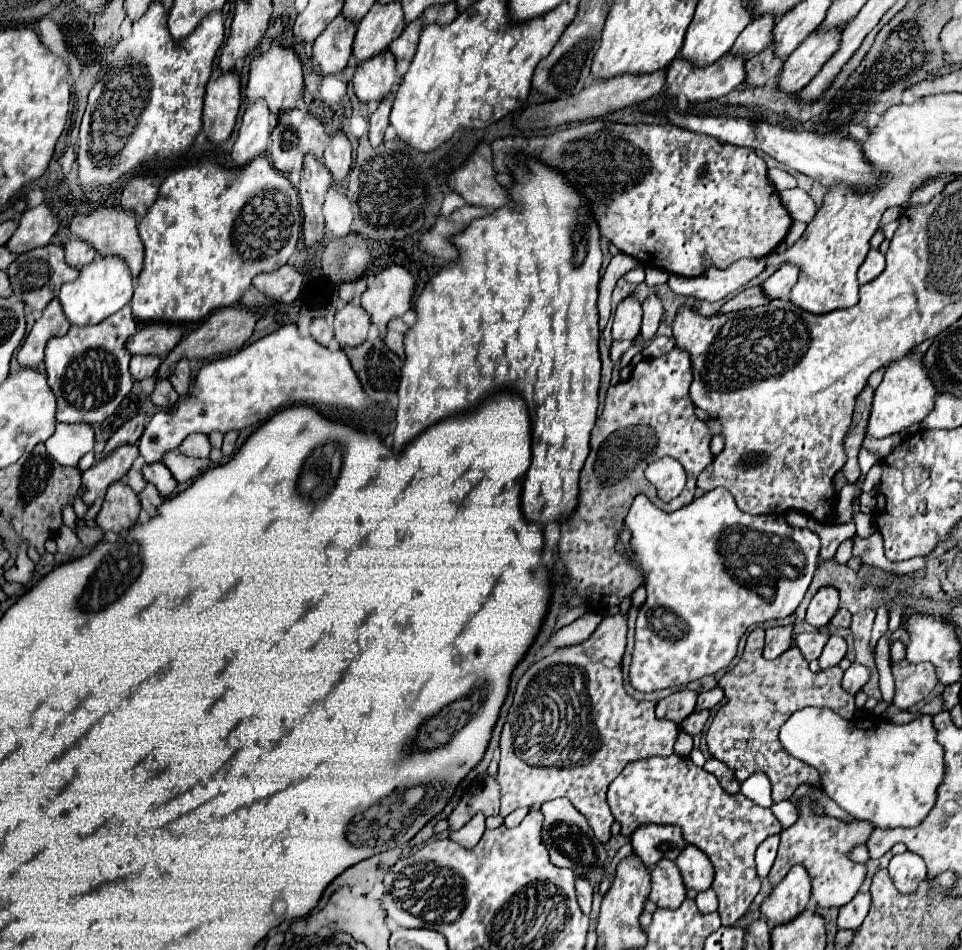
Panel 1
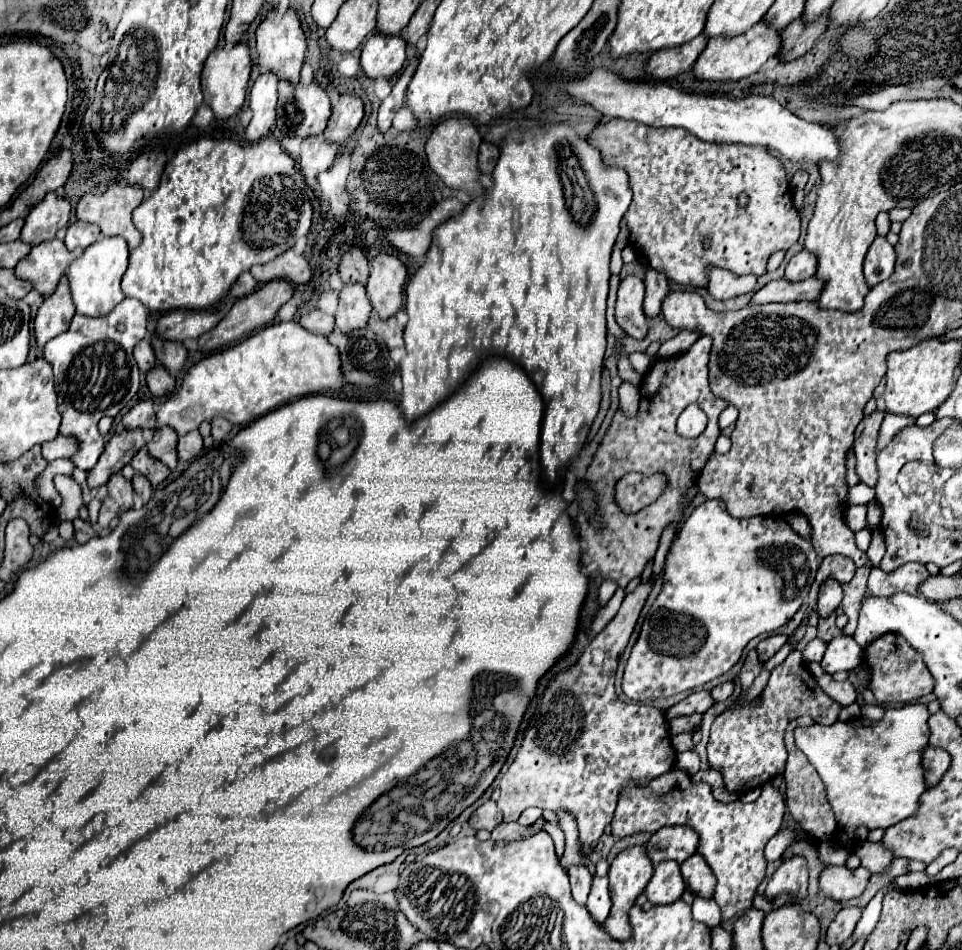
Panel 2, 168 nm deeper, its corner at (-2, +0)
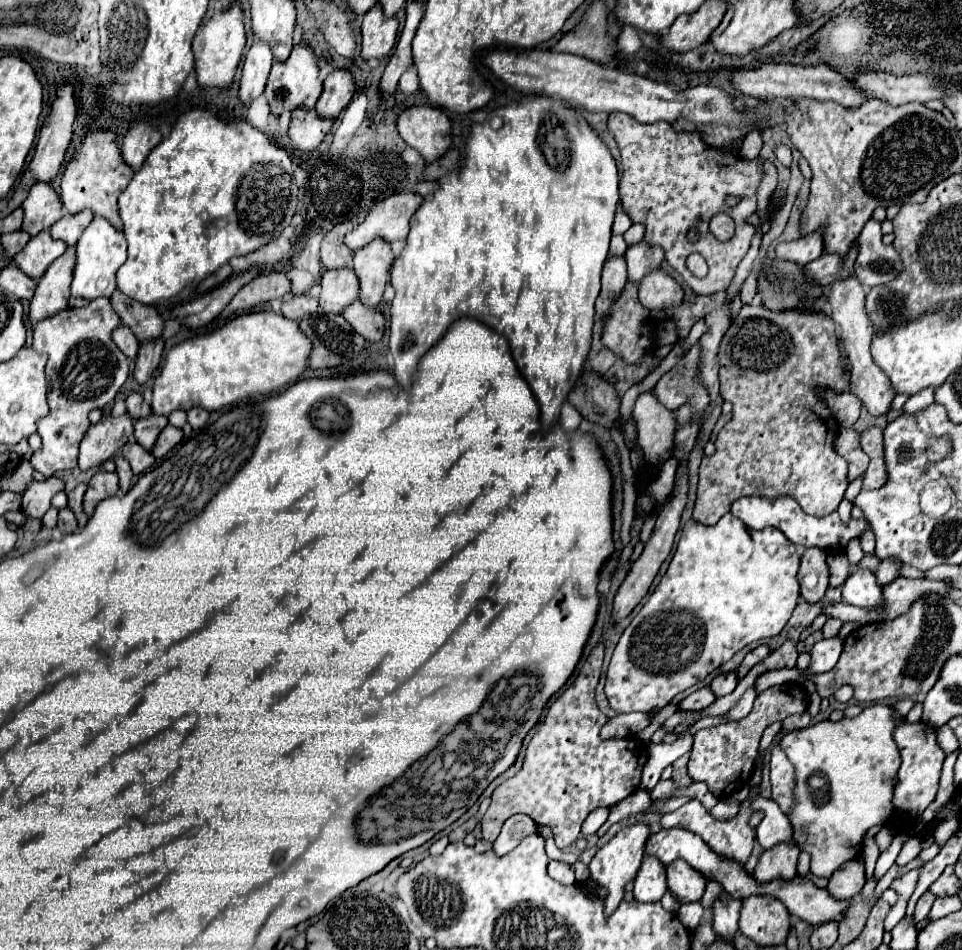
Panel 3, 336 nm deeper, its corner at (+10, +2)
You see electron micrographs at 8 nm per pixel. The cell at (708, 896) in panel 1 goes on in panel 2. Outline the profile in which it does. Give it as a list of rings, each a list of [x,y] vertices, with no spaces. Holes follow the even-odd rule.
[[[694,897],[692,903],[692,915],[696,921],[708,925],[710,929],[720,925],[720,907],[712,901],[712,899],[702,899],[702,897]]]

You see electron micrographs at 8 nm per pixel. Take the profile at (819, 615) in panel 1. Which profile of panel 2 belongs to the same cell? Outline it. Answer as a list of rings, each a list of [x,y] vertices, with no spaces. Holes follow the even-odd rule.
[[[826,579],[820,585],[820,597],[818,597],[818,615],[828,617],[842,601],[842,585],[836,579]]]

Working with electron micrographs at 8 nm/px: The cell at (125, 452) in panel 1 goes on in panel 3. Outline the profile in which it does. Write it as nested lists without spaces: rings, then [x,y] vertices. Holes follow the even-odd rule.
[[[126,413],[120,417],[110,415],[104,421],[90,425],[88,435],[84,435],[80,443],[78,467],[82,471],[100,467],[104,461],[112,459],[124,447],[124,443],[128,443],[132,433],[132,419]]]

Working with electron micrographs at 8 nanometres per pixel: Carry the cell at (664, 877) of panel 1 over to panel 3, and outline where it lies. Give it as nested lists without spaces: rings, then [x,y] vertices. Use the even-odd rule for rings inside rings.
[[[644,857],[642,867],[634,879],[634,899],[642,903],[660,901],[666,891],[666,867],[656,857]]]

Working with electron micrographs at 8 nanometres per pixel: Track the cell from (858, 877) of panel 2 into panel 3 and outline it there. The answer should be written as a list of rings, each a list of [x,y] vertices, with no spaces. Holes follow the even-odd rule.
[[[852,859],[852,861],[844,863],[844,867],[840,867],[838,871],[832,873],[826,889],[836,899],[852,899],[856,893],[862,891],[864,883],[866,883],[864,861]]]

